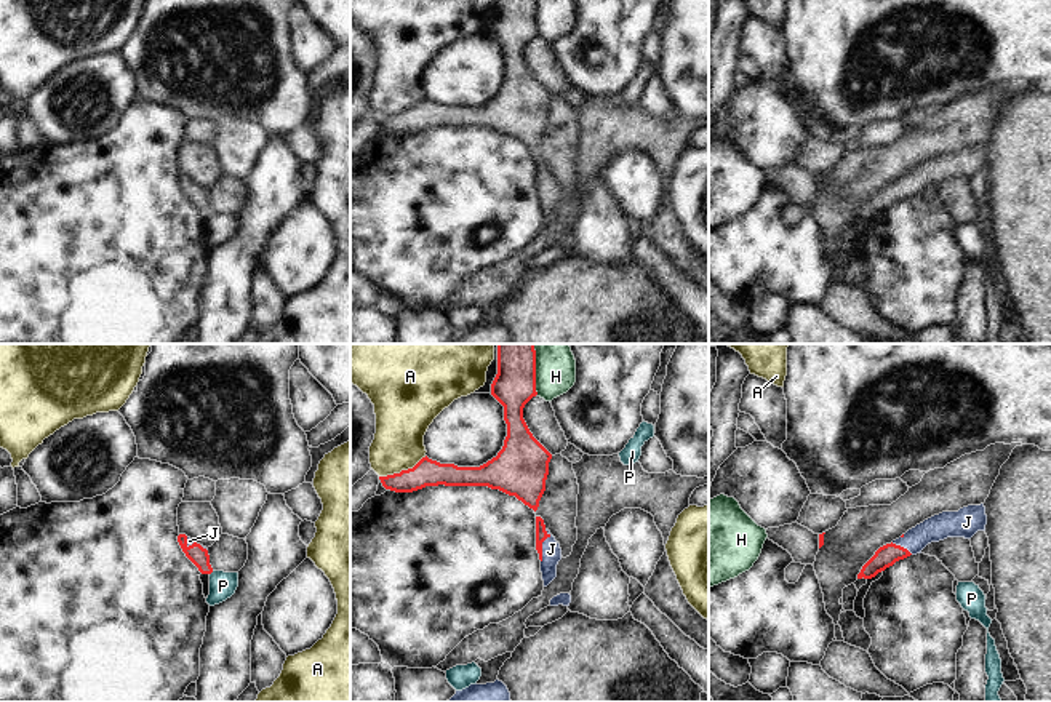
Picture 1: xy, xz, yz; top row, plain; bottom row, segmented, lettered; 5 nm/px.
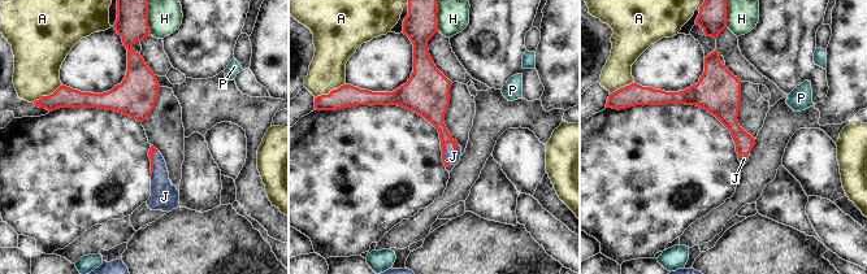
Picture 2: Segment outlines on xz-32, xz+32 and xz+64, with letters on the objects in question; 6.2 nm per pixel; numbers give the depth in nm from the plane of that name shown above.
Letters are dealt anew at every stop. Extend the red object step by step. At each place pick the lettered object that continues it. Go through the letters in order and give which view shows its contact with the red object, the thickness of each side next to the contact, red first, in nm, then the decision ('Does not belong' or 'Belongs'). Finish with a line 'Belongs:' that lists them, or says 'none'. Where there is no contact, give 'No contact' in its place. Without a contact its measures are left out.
A: Touches red in xz. Thickness 140 nm (red) against 260 nm. Does not belong
H: Touches red in xz. Thickness 220 nm (red) against 200 nm. Does not belong
J: Touches red in xz. Thickness 60 nm (red) against 100 nm. Belongs
P: No contact. Does not belong
Belongs: J.

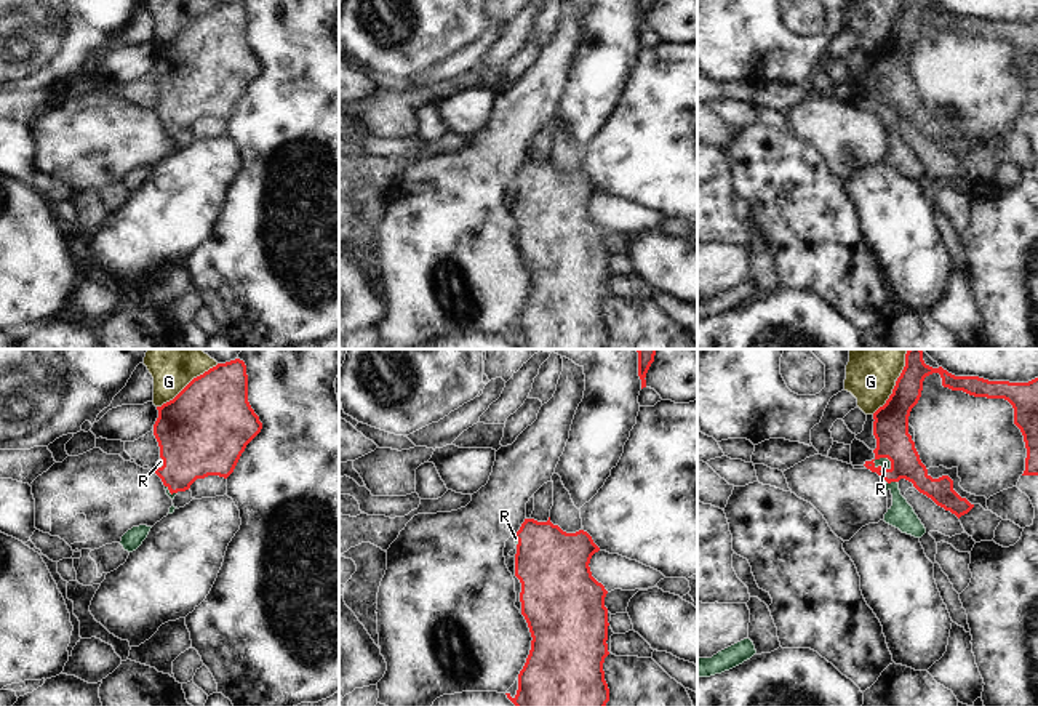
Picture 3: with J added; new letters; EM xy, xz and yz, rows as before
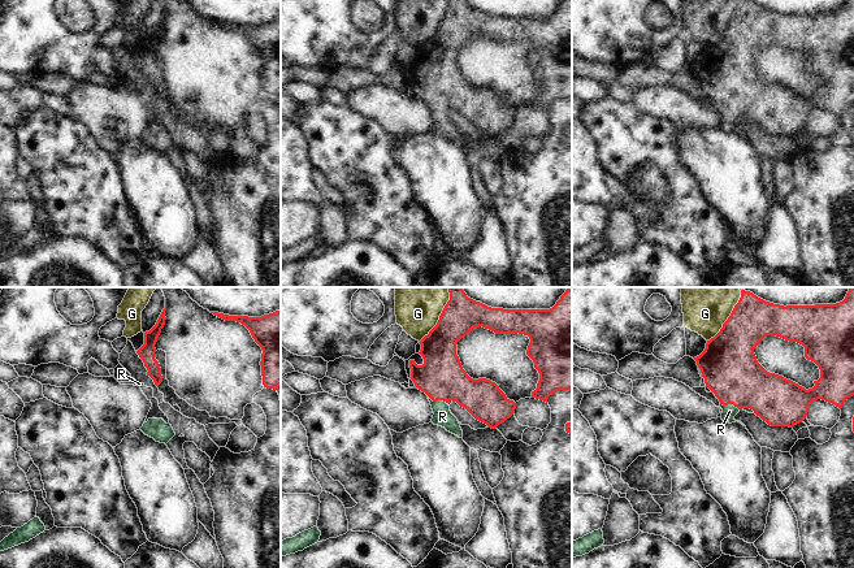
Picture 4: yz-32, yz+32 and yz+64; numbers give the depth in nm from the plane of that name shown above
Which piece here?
G: Touches red in xy. Thickness 440 nm (red) against 280 nm. Does not belong
R: Touches red in yz. Thickness 180 nm (red) against 130 nm. Belongs
Belongs: R.

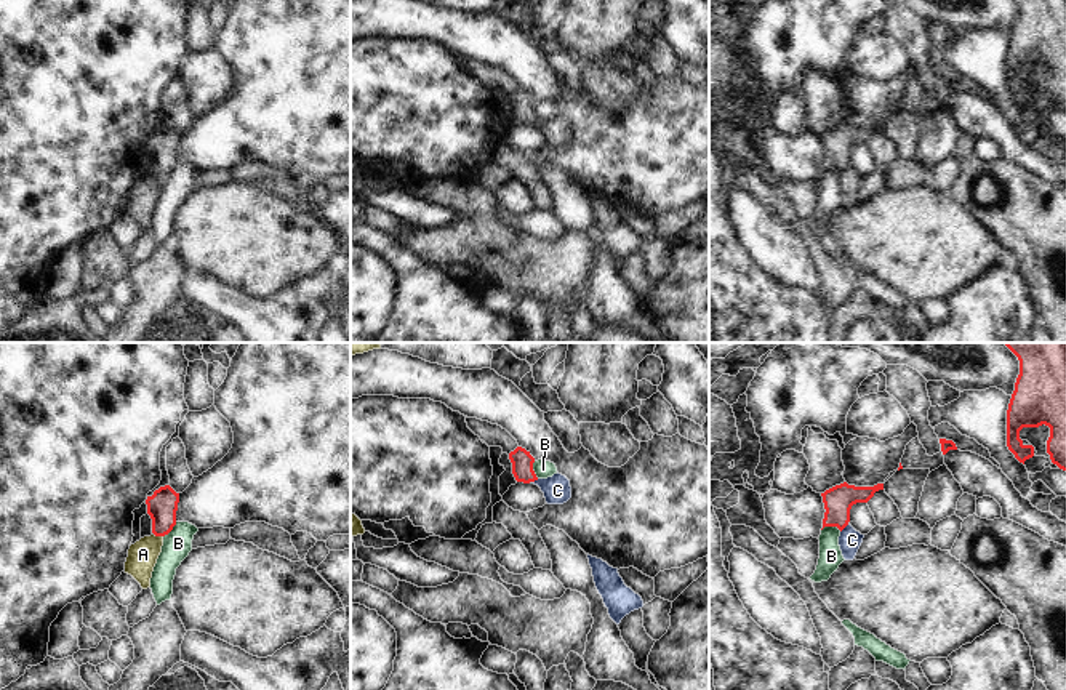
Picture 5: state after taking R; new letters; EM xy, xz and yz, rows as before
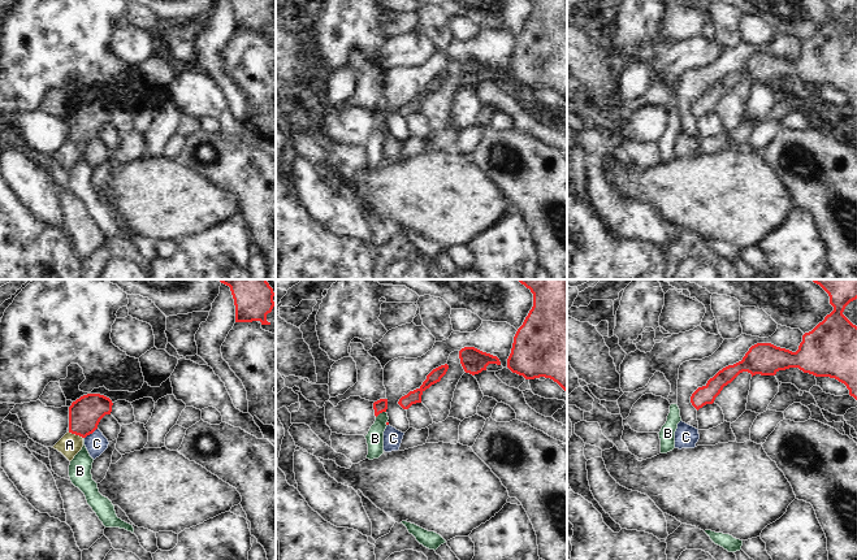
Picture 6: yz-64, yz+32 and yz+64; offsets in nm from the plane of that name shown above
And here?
A: Touches red in xy. Thickness 150 nm (red) against 150 nm. Does not belong
B: Touches red in yz. Thickness 140 nm (red) against 110 nm. Does not belong
C: Touches red in yz. Thickness 140 nm (red) against 120 nm. Does not belong
Belongs: none.

